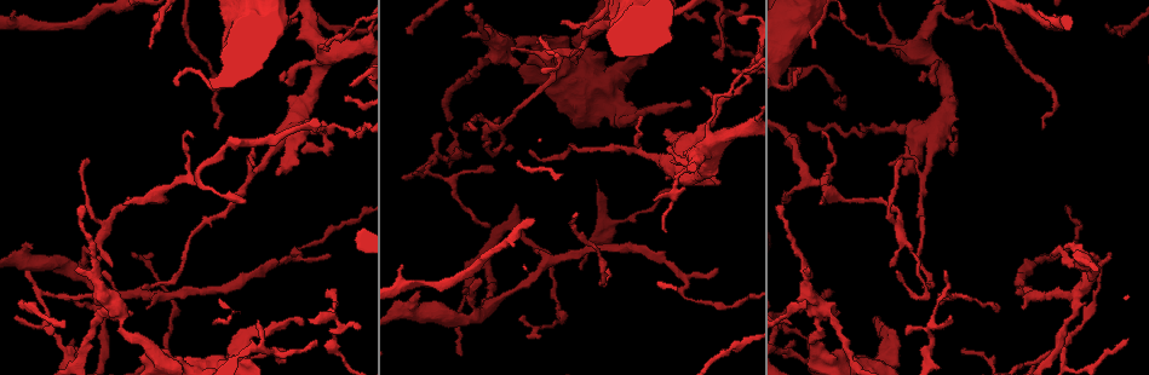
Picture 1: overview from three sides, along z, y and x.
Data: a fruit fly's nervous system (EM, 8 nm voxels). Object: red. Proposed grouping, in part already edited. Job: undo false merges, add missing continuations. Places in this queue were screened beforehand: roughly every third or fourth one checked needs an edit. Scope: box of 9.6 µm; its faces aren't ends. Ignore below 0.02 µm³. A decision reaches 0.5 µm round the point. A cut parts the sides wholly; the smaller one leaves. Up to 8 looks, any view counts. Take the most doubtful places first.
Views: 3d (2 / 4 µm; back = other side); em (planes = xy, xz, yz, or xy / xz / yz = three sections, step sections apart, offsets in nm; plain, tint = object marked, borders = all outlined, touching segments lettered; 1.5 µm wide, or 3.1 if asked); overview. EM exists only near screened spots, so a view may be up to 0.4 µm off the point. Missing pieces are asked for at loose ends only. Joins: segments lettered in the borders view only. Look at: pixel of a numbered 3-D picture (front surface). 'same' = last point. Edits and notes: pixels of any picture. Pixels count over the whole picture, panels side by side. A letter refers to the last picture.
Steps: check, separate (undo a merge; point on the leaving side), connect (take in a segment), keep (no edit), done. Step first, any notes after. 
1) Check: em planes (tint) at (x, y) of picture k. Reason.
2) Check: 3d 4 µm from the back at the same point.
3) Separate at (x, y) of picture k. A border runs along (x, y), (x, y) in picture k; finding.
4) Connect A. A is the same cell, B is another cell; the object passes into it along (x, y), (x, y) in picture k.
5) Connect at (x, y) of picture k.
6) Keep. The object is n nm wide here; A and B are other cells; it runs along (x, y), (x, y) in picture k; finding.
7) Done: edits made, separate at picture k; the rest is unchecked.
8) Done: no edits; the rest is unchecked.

Check: 3d 2 µm at (901, 172) of picture 1. Branch stops here.

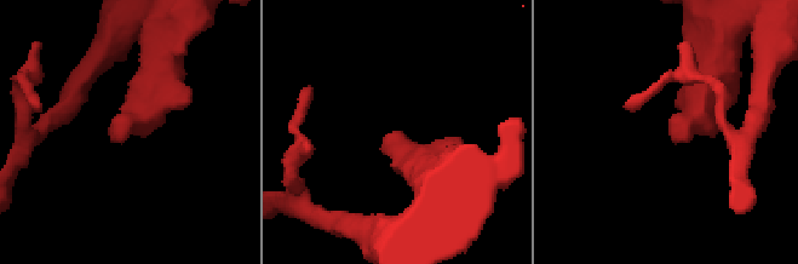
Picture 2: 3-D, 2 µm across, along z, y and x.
Check: em yz step 8 (borders) at (117, 138) of picture 2.

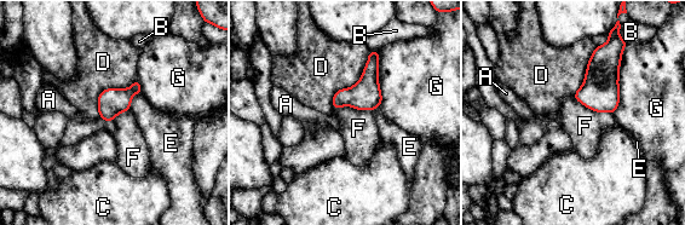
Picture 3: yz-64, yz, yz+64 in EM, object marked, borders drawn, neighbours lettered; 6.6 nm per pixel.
Keep. The longest contact is with D, 460 nm; A, B, C, D, E, F and G are other cells; none of them fits.

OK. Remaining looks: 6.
Check: em yz step 4 (tint) at (809, 271) of picture 1.

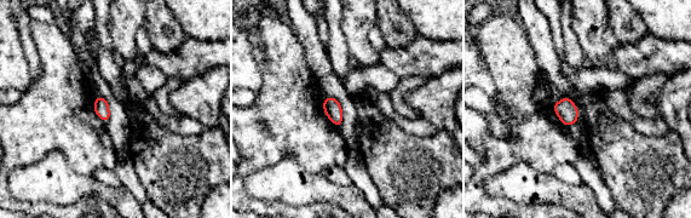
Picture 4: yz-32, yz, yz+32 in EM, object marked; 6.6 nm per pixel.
Check: em planes (borders) at the same point. Another direction.

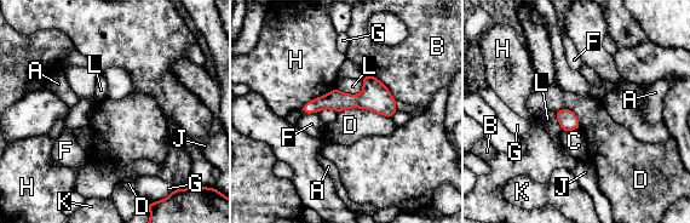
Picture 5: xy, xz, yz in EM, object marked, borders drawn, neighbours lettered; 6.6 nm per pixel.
Keep. The longest contact is with D, 360 nm; A, B, C, D, F, G, H, J, K and L are other cells; it runs along (392, 102), (328, 101), (305, 110) in picture 5; no lettered segment goes on from it.

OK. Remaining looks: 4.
Check: 3d 4 µm at (786, 325) of picture 1. Sharp bend.

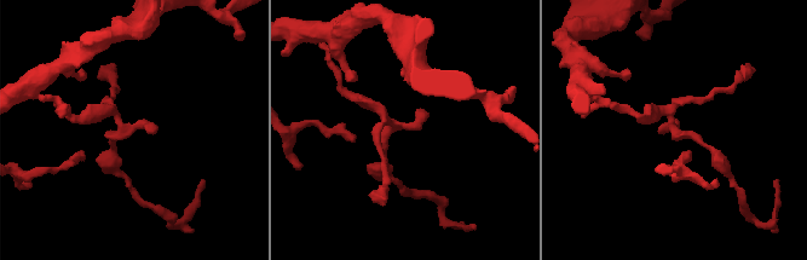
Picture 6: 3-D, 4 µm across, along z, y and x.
Check: em xz step 8 (tint) at (671, 125) of picture 6. Shape alone is not enough.

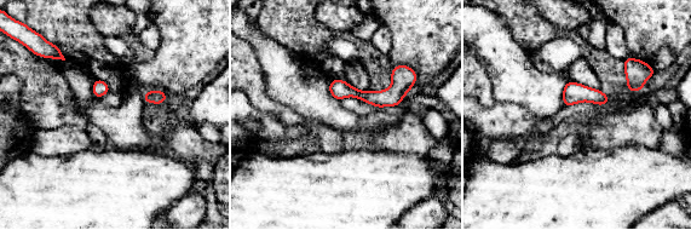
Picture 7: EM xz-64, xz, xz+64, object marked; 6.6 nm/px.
Check: em xz step 8 (borders) at the same point. What lies round it.

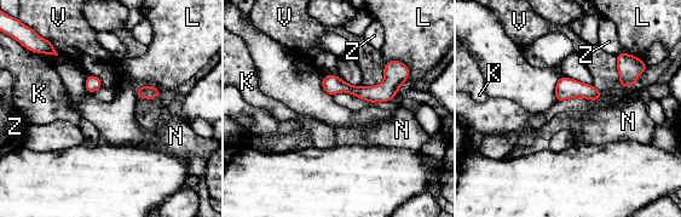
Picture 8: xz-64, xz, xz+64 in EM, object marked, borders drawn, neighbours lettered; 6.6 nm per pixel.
Keep. K, L, N, V and Z are other cells; a border runs along (39, 35), (47, 39), (58, 53) in picture 8; one neuron here.

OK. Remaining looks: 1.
Done: no edits; the rest is unchecked.

